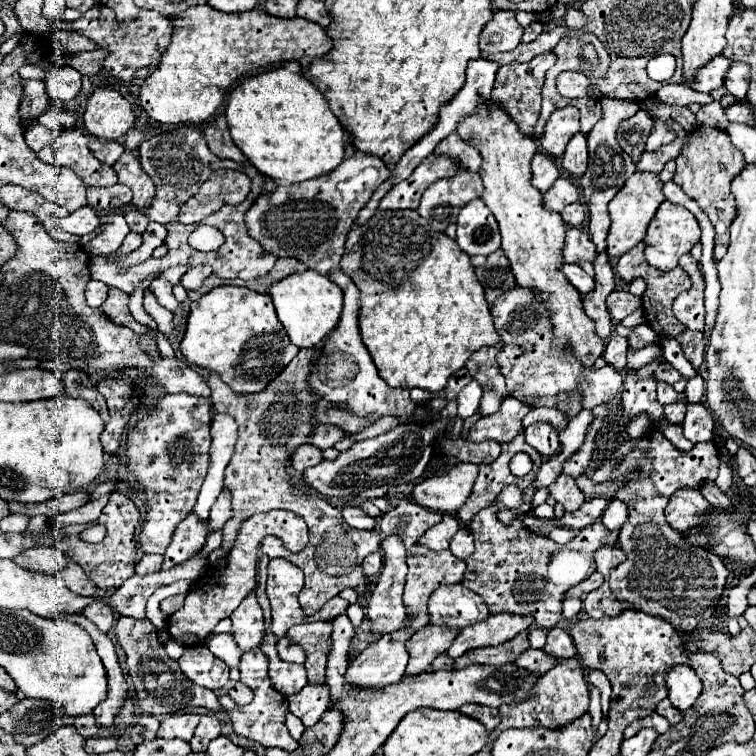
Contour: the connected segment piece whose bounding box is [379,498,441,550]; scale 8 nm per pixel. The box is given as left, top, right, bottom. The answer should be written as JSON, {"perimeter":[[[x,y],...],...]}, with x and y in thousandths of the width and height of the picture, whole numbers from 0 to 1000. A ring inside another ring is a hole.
{"perimeter":[[[530,659],[522,672],[517,672],[507,680],[507,685],[501,685],[501,701],[509,709],[528,709],[536,725],[541,728],[578,690],[583,690],[581,677],[560,672],[538,659]]]}

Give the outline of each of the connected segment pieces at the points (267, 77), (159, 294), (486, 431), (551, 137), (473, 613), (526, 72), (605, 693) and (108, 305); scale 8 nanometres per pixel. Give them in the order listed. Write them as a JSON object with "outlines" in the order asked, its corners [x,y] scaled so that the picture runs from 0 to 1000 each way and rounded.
{"outlines":[[[[377,90],[345,95],[313,114],[303,127],[298,156],[316,198],[361,238],[411,238],[443,225],[456,206],[454,169],[430,127],[403,101]]],[[[202,370],[202,376],[200,376],[200,384],[202,384],[208,399],[210,399],[213,405],[218,405],[221,410],[231,413],[231,410],[237,407],[237,399],[234,399],[234,394],[229,392],[226,381],[229,381],[229,378],[224,378],[224,373],[216,373],[216,370]]],[[[673,524],[665,529],[663,540],[655,548],[634,553],[623,569],[618,571],[615,582],[620,585],[639,585],[639,582],[657,582],[657,585],[673,585],[684,574],[692,571],[689,556],[702,542],[702,537],[692,534],[689,529]]],[[[761,140],[739,143],[726,153],[726,159],[721,164],[721,175],[716,180],[716,193],[721,201],[726,201],[731,206],[742,206],[747,201],[750,188],[763,175],[766,175],[766,146]]],[[[604,772],[578,778],[578,783],[573,783],[573,788],[567,791],[567,815],[570,825],[615,831],[639,823],[647,815],[647,807],[639,799],[636,788]]],[[[721,69],[694,85],[679,82],[679,85],[663,87],[657,93],[657,106],[655,106],[655,116],[652,116],[647,140],[665,143],[694,180],[705,180],[705,172],[708,172],[708,164],[710,164],[713,148],[716,148],[716,116],[721,108],[721,95],[734,85],[734,79],[737,79],[737,74],[731,69]]],[[[779,886],[779,889],[776,889],[776,897],[779,897],[779,902],[784,902],[787,909],[791,910],[795,925],[796,944],[803,950],[810,918],[807,901],[803,894],[800,894],[800,889],[795,889],[795,886]]],[[[144,381],[144,392],[142,392],[142,397],[139,397],[139,402],[134,407],[149,426],[173,434],[179,442],[192,439],[192,434],[171,413],[171,389],[165,389],[165,386],[155,384],[155,381]]]]}

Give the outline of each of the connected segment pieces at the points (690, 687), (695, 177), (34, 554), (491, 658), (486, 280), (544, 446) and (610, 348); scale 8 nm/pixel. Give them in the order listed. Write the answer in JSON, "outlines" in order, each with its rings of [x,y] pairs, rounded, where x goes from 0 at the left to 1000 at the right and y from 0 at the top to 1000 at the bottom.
{"outlines":[[[[906,878],[906,881],[896,881],[885,889],[882,913],[885,913],[885,926],[890,929],[890,934],[903,942],[919,931],[919,926],[930,915],[930,905],[927,905],[927,897],[922,894],[922,889],[917,889],[917,884],[911,884]]],[[[925,167],[911,177],[911,185],[901,204],[896,206],[896,228],[890,233],[890,241],[903,249],[903,254],[917,262],[925,275],[938,286],[940,296],[946,299],[946,344],[954,344],[959,339],[964,325],[964,296],[970,294],[970,259],[964,254],[964,243],[970,233],[985,220],[983,204],[967,190],[962,175],[940,167]]],[[[38,725],[17,738],[22,749],[30,749],[54,759],[75,759],[75,751],[89,746],[89,735],[73,725]]],[[[700,833],[687,836],[681,844],[671,847],[668,852],[660,854],[644,854],[644,857],[628,857],[615,862],[610,870],[602,873],[602,884],[610,886],[620,878],[652,878],[652,881],[665,881],[673,876],[681,876],[687,865],[700,860],[700,847],[697,847]]],[[[663,331],[652,333],[644,341],[642,352],[631,354],[631,368],[634,368],[636,378],[642,381],[642,392],[644,392],[644,399],[649,405],[660,394],[660,389],[681,381],[679,360],[676,360],[673,347],[671,347],[671,341],[668,341],[668,336]]],[[[708,558],[700,566],[694,566],[694,582],[705,593],[710,593],[718,603],[729,603],[739,598],[739,577],[737,566],[731,566],[726,558]]],[[[808,442],[803,455],[800,455],[800,466],[798,474],[803,476],[806,484],[811,484],[813,489],[824,489],[827,487],[827,468],[829,468],[829,447],[819,444],[819,442]]]]}

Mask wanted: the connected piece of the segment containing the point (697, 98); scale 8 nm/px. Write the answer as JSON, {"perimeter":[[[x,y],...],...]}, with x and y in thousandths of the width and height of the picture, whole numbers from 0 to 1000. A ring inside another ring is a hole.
{"perimeter":[[[877,111],[866,127],[880,135],[880,138],[898,138],[898,140],[909,140],[914,135],[925,135],[925,138],[940,138],[943,130],[938,124],[927,124],[922,119],[914,119],[906,111]]]}

